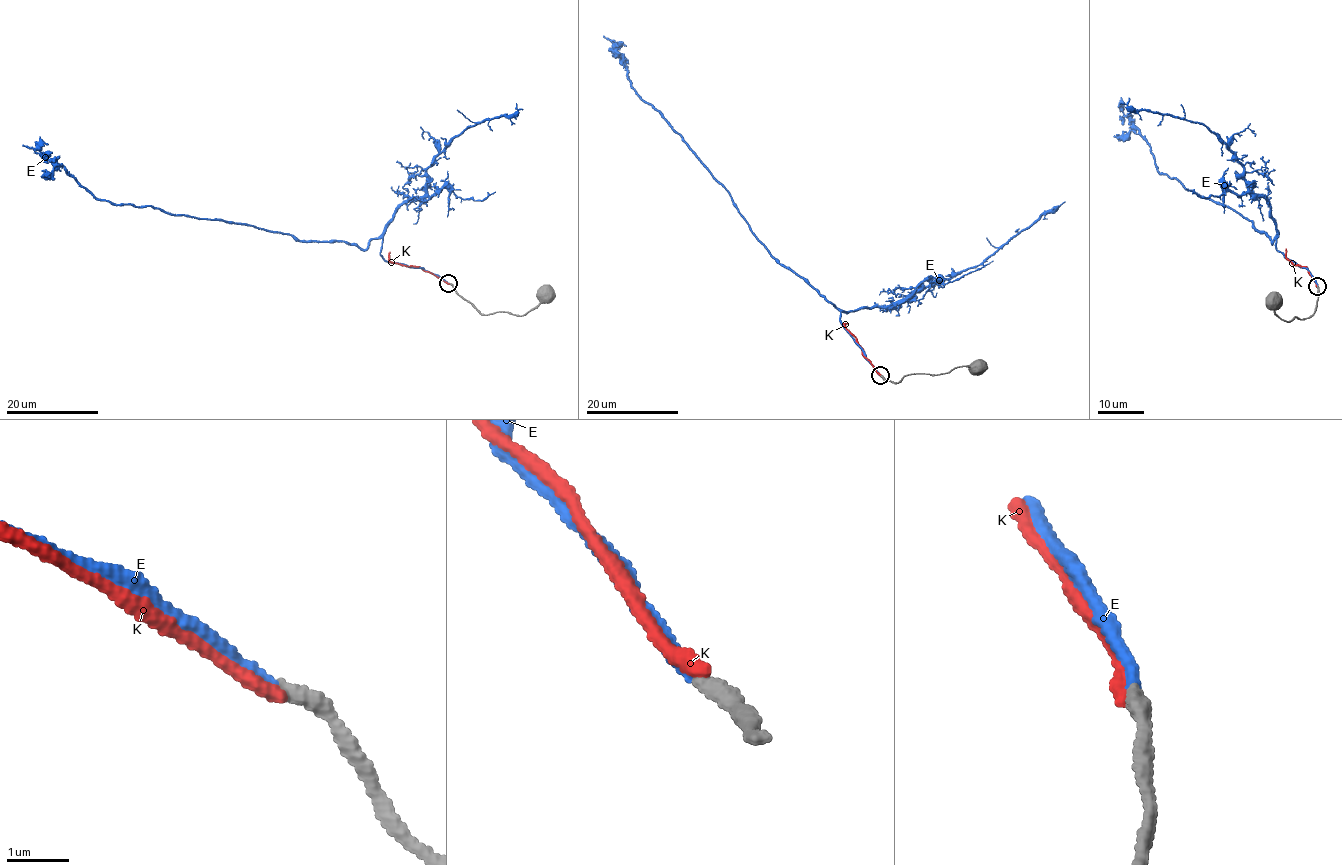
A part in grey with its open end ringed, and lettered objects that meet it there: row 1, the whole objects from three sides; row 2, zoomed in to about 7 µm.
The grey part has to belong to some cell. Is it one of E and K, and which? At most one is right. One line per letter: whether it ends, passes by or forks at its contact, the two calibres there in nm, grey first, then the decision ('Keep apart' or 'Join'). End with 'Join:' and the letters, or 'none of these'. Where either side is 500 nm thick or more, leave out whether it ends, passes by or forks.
E: It ends there. Thickness 280 nm (grey) against 190 nm. Join
K: It ends there. Thickness 280 nm (grey) against 240 nm. Keep apart
Join: E

